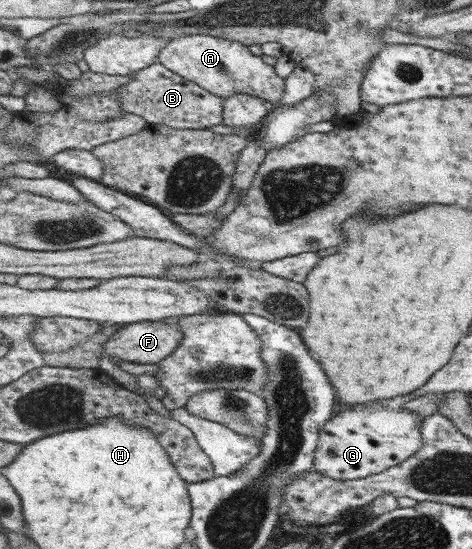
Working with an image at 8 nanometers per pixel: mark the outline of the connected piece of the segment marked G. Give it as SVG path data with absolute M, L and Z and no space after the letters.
M358 405L356 407L343 407L331 421L321 427L319 442L315 450L316 472L332 479L352 480L379 474L381 471L398 465L407 457L418 451L421 446L420 426L422 419L415 411L408 411L403 407L389 409L388 407L369 407Z

